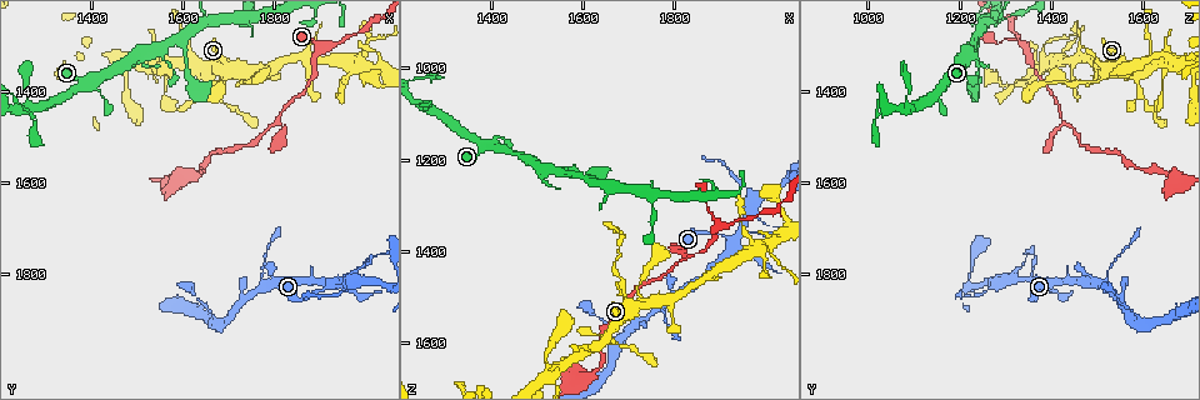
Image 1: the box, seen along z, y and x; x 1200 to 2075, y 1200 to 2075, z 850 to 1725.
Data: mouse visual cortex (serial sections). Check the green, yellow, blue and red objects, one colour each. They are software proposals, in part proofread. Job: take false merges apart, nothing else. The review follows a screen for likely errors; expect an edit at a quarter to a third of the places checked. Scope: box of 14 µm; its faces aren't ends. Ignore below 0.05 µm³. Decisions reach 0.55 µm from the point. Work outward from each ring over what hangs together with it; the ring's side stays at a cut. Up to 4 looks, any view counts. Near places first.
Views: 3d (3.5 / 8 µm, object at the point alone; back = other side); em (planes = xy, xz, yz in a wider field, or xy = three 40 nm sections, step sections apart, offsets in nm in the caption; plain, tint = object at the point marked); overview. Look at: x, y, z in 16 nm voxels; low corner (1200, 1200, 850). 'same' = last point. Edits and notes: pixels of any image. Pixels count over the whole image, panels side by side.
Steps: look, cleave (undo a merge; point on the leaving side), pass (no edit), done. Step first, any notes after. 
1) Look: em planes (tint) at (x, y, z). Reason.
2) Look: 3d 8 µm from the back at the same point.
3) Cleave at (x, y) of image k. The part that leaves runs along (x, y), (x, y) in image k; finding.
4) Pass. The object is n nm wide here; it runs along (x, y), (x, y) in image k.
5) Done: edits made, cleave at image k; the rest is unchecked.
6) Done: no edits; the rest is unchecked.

Look: 3d 8 µm at (1250, 1380, 1090). Thick turns thin.

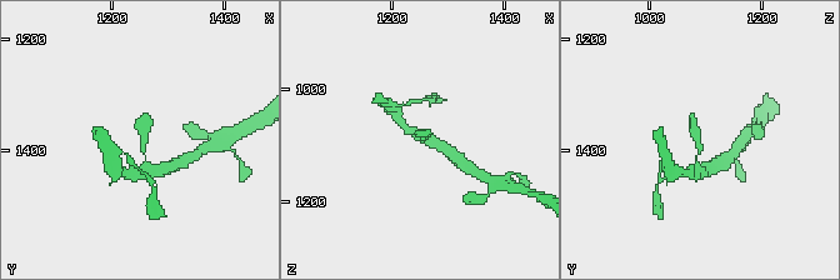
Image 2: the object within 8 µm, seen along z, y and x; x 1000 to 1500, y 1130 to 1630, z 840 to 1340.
Look: em planes (tint) at (1260, 1390, 1090). Need the tissue.

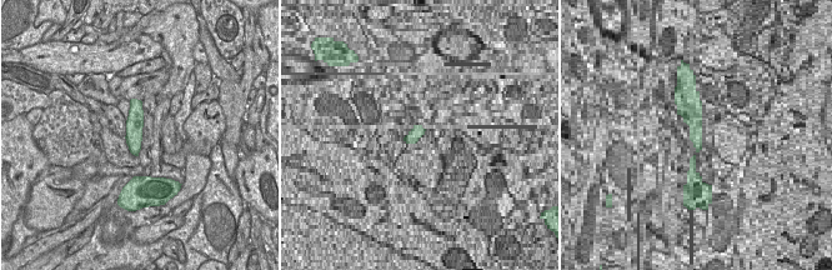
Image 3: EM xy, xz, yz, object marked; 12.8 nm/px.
Pass. It runs along (151, 170), (144, 173), (146, 114) in image 2; all the same cell.

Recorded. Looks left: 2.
Look: 3d 3.5 µm at (1925, 1825, 1380). Branch point.

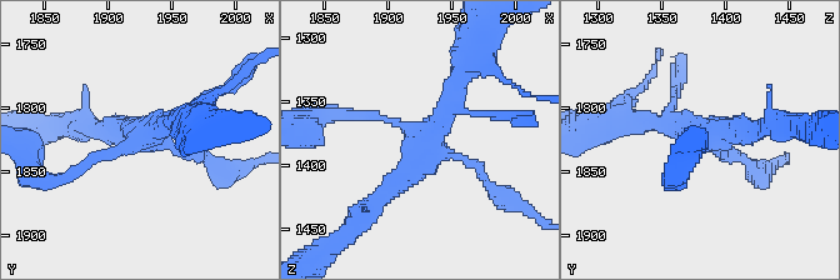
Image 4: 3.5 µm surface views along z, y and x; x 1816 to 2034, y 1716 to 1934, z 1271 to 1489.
Look: em xy step 1 (tint) at (1930, 1824, 1384).

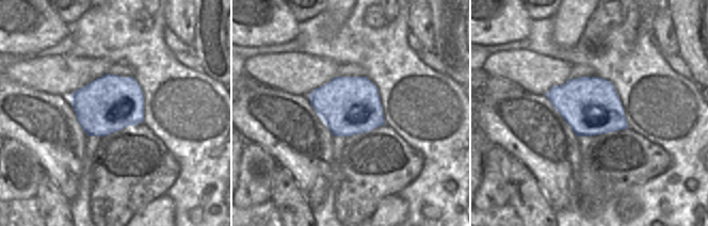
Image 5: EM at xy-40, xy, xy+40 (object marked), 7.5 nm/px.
Pass. It runs along (675, 171), (704, 133), (761, 129) in image 4; all the same cell.

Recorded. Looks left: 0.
Done: no edits; the rest is unchecked.

